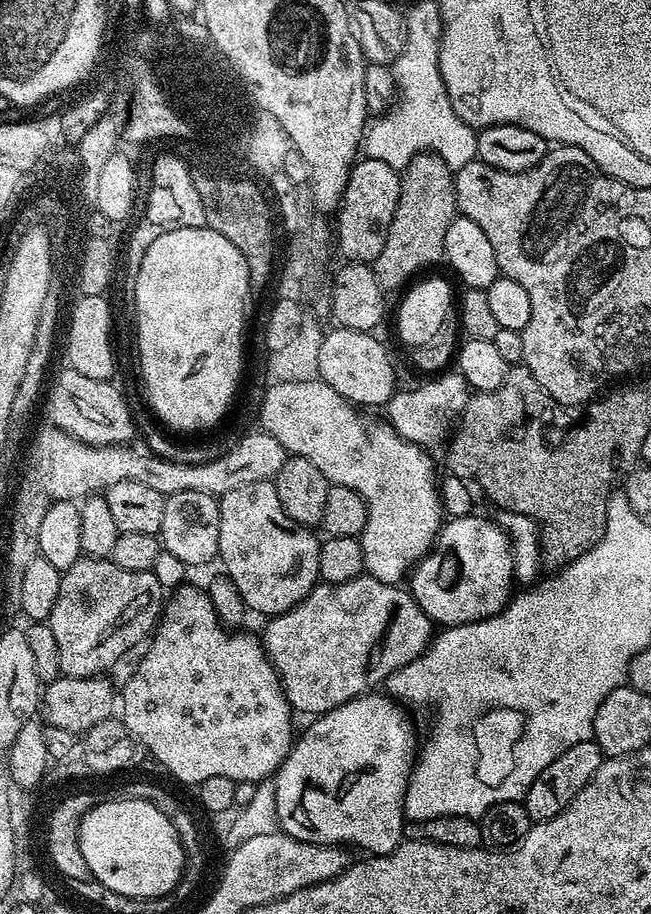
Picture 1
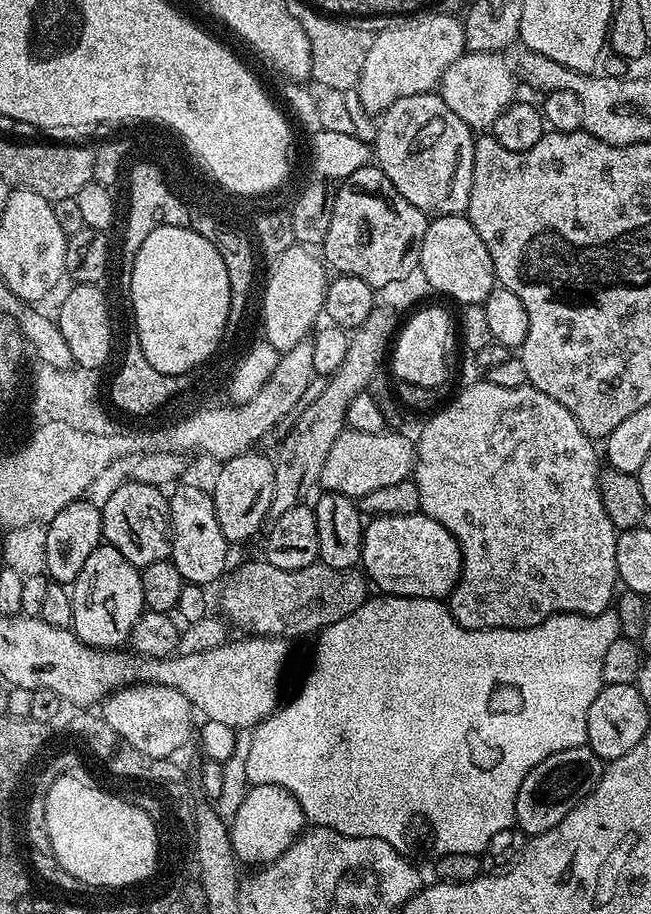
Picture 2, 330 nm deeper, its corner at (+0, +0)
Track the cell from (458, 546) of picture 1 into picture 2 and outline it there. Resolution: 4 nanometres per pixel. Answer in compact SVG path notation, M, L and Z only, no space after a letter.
M423 514L371 517L364 525L360 559L367 579L389 596L444 598L460 579L458 542L446 526Z

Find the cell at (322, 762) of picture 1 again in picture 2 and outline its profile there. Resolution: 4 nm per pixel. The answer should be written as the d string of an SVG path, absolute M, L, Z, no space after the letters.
M253 784L242 806L230 817L232 849L241 865L263 866L277 860L305 831L306 821L300 803L277 784Z

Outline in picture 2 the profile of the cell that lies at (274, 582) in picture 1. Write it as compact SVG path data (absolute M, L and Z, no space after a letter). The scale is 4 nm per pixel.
M251 450L238 454L234 458L223 461L219 465L220 473L216 476L216 481L210 484L214 510L218 514L218 526L222 526L222 534L228 539L229 545L236 546L243 540L248 540L260 528L260 523L264 519L269 519L272 511L272 499L274 498L274 470L276 465L271 455L263 456L259 450Z

